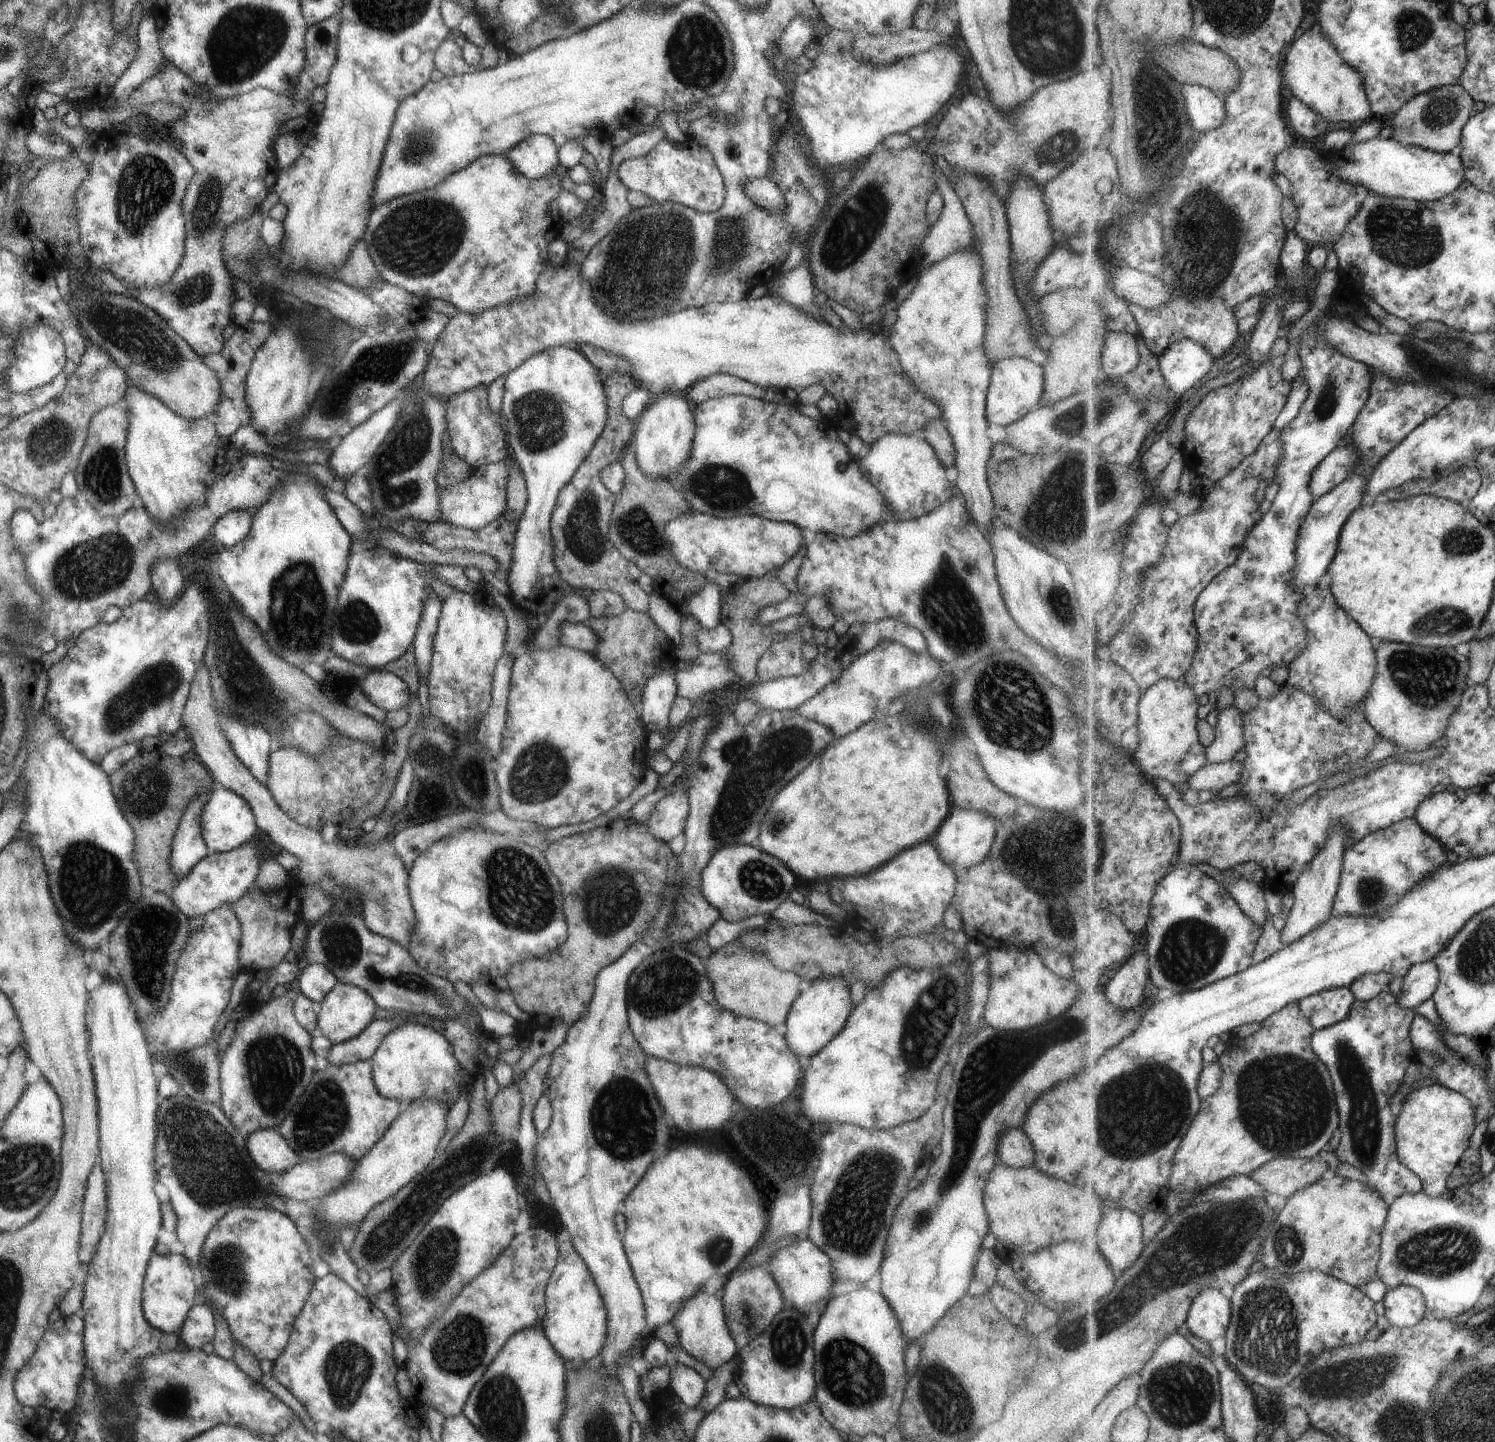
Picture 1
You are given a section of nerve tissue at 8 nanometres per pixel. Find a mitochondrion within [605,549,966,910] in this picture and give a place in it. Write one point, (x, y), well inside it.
(755, 765)

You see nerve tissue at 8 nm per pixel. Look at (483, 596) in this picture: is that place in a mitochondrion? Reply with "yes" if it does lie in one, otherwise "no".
no

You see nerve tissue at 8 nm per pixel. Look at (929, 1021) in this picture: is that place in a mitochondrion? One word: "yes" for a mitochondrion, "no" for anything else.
yes

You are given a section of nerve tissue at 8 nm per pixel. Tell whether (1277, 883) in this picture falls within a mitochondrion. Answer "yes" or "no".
no

